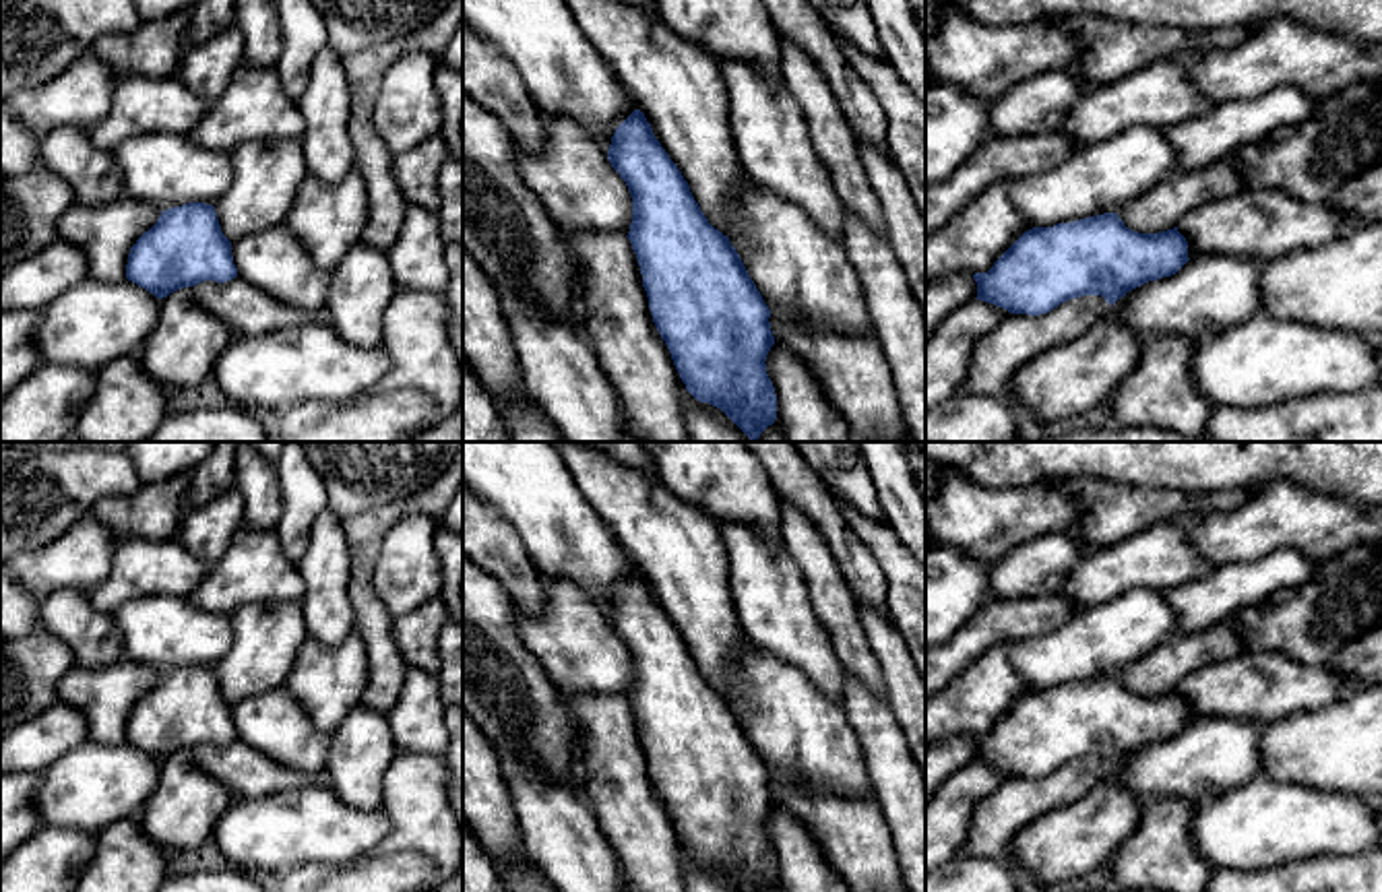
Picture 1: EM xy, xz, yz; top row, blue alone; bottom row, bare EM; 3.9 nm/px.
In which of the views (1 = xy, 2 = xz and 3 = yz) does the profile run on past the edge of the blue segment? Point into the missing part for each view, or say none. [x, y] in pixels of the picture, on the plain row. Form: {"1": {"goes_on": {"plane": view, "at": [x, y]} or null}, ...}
{"1": {"goes_on": null}, "2": {"goes_on": null}, "3": {"goes_on": null}}

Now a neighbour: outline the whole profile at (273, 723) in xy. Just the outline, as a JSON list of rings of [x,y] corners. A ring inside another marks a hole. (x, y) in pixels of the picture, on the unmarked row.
[[[269,690],[231,704],[238,739],[283,768],[318,774],[326,768],[333,733],[318,731],[285,690]]]

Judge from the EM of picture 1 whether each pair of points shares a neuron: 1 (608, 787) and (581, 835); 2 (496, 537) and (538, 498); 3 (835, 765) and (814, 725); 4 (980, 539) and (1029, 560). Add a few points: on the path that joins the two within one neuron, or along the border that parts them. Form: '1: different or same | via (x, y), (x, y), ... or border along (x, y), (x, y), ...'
1: different | border along (583, 802), (616, 855)
2: different | border along (484, 500), (513, 529), (536, 566)
3: same | via (825, 754), (814, 736)
4: different | border along (1056, 533), (1021, 542), (992, 564)

